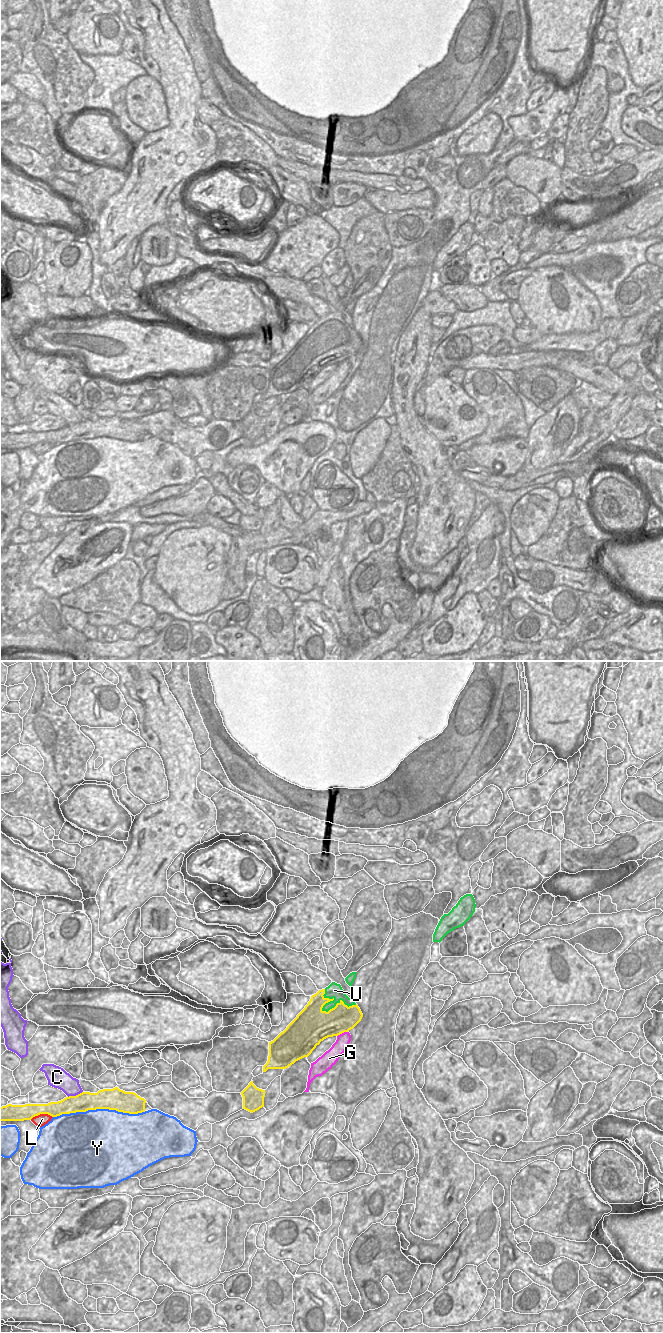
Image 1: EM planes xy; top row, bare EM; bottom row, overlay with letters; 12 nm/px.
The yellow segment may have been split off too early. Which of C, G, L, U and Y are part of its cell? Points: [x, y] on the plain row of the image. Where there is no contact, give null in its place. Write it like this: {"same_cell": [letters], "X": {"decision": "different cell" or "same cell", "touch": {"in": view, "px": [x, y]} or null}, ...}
{"same_cell": [], "C": {"decision": "different cell", "touch": {"in": "xy", "px": [76, 423]}}, "G": {"decision": "different cell", "touch": {"in": "xy", "px": [342, 360]}}, "L": {"decision": "different cell", "touch": {"in": "xy", "px": [41, 441]}}, "U": {"decision": "different cell", "touch": {"in": "xy", "px": [338, 331]}}, "Y": {"decision": "different cell", "touch": {"in": "xy", "px": [99, 436]}}}

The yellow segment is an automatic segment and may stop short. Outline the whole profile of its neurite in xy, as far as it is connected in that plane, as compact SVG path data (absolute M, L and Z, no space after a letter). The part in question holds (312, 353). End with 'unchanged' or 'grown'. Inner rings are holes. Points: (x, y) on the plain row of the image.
M325 317L319 318L311 324L310 329L297 345L273 369L269 370L269 384L263 394L263 400L268 397L286 397L296 389L308 385L321 369L328 365L338 364L353 357L362 347L363 342L358 333L347 334L342 328L328 340L323 339L323 334L333 329L325 326Z | unchanged

